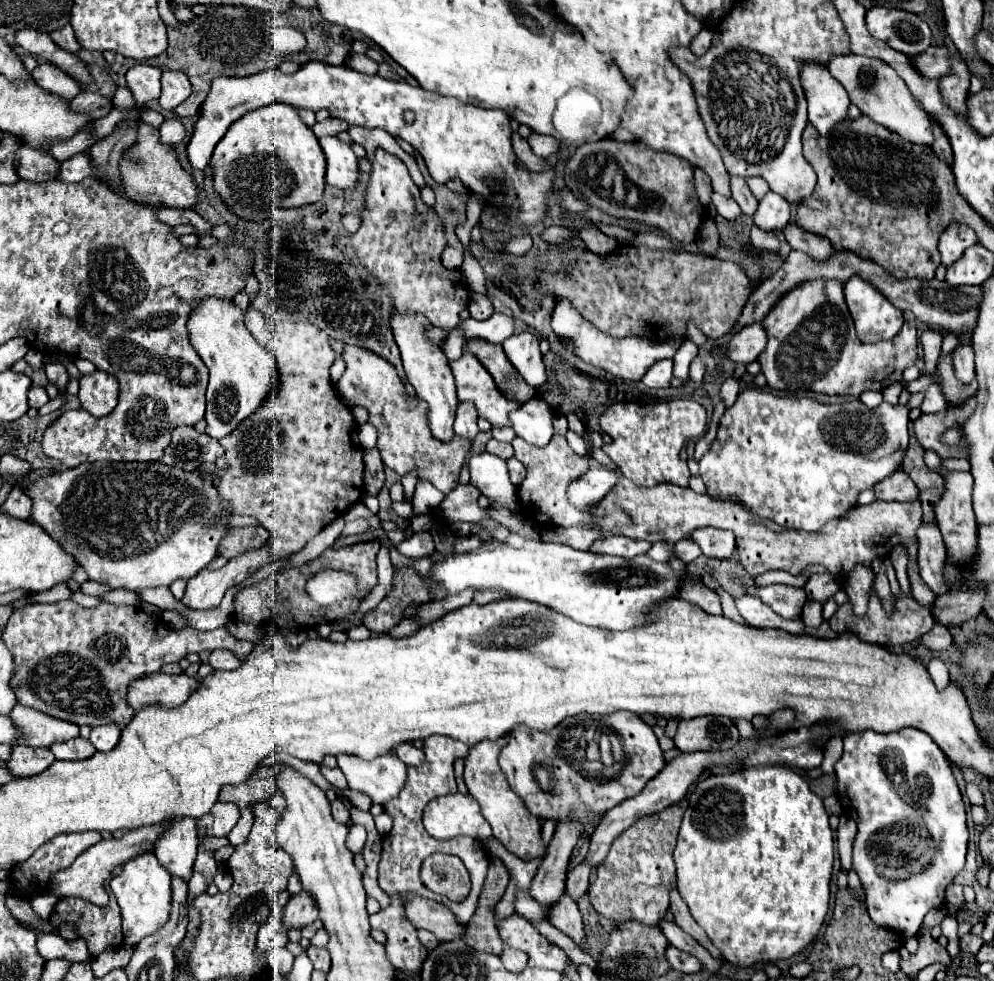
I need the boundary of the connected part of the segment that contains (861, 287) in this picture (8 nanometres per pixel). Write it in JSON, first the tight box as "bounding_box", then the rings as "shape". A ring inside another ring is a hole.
{"bounding_box":[844,276,904,342],"shape":[[[852,276],[844,284],[844,296],[862,342],[888,340],[900,332],[904,324],[900,308],[886,300],[886,296],[864,278]]]}

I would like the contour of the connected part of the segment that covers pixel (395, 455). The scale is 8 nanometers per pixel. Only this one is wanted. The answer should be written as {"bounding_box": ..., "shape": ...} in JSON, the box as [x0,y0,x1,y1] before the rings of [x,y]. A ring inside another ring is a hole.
{"bounding_box":[336,344,470,495],"shape":[[[346,344],[342,358],[346,362],[346,372],[336,382],[336,388],[350,404],[364,406],[370,412],[368,422],[378,428],[376,446],[382,454],[382,462],[400,476],[416,468],[420,478],[430,480],[444,495],[450,493],[458,484],[466,452],[470,450],[470,440],[460,436],[454,436],[450,442],[436,440],[428,428],[428,406],[422,400],[406,394],[396,370],[382,356]]]}

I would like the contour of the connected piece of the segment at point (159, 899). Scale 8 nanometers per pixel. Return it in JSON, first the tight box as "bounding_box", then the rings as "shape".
{"bounding_box":[110,850,172,946],"shape":[[[150,850],[130,858],[122,868],[124,868],[124,872],[118,878],[110,880],[110,888],[122,910],[124,942],[134,946],[168,920],[170,900],[172,900],[172,892],[170,892],[172,876],[168,870],[162,868],[162,864],[158,864],[154,852],[150,852]]]}

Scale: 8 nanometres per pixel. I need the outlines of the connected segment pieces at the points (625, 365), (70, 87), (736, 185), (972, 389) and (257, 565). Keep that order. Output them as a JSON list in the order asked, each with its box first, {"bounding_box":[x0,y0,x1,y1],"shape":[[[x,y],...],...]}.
[{"bounding_box":[552,298,686,382],"shape":[[[558,298],[556,304],[554,304],[554,310],[552,310],[552,330],[556,336],[560,338],[572,338],[574,344],[576,344],[576,354],[596,366],[596,368],[602,368],[622,380],[632,380],[632,382],[638,382],[644,372],[656,364],[658,360],[664,360],[664,358],[674,358],[676,350],[682,346],[682,342],[686,340],[684,336],[678,336],[678,340],[672,340],[672,336],[664,342],[652,342],[652,340],[644,340],[644,336],[626,336],[626,338],[614,338],[614,336],[608,336],[606,332],[600,332],[600,328],[596,328],[594,324],[588,324],[588,320],[584,320],[576,308],[572,308],[572,302],[564,300],[564,298]]]},{"bounding_box":[32,62,80,100],"shape":[[[42,62],[34,68],[32,72],[36,84],[40,84],[44,90],[60,96],[60,98],[66,98],[66,100],[72,100],[80,94],[80,86],[76,84],[74,78],[70,78],[64,70],[60,70],[58,66],[54,64],[48,64],[48,62]]]},{"bounding_box":[730,176,758,216],"shape":[[[730,176],[730,190],[732,190],[732,198],[738,202],[738,206],[742,208],[742,212],[748,214],[748,216],[752,216],[756,212],[756,208],[758,208],[758,200],[752,194],[752,190],[748,188],[746,180]]]},{"bounding_box":[938,354,978,406],"shape":[[[950,354],[948,356],[940,356],[940,360],[938,360],[938,374],[940,374],[940,384],[944,388],[944,396],[946,396],[946,400],[952,406],[964,404],[977,391],[978,383],[976,380],[966,386],[966,384],[962,384],[962,382],[958,382],[954,378]]]},{"bounding_box":[182,542,272,610],"shape":[[[266,542],[260,548],[252,548],[228,560],[228,564],[220,570],[204,570],[192,580],[188,580],[182,602],[194,610],[214,608],[220,604],[226,590],[236,584],[242,584],[268,564],[272,564],[272,548]]]}]

